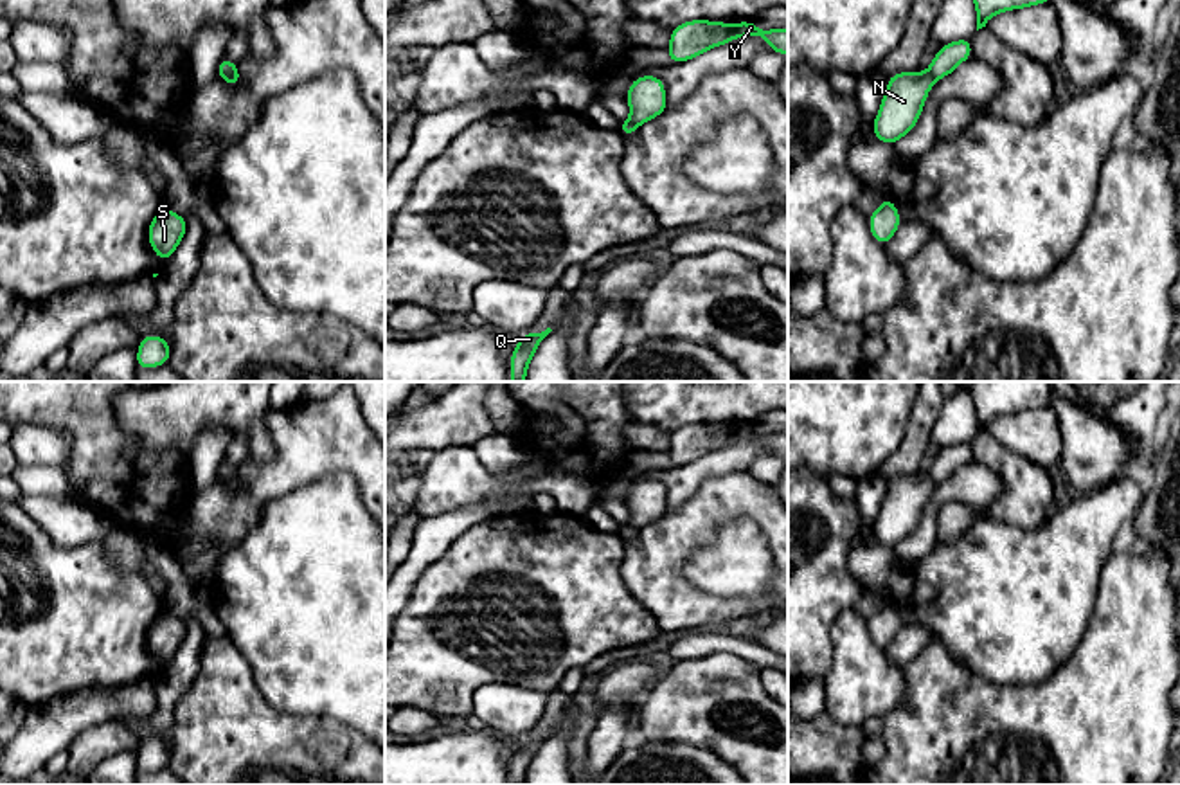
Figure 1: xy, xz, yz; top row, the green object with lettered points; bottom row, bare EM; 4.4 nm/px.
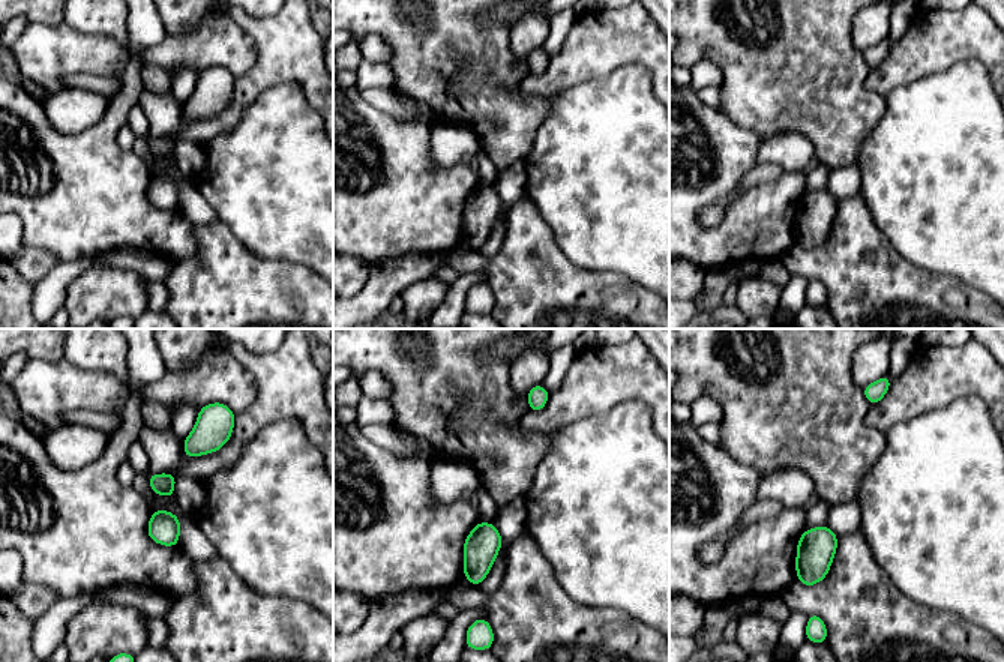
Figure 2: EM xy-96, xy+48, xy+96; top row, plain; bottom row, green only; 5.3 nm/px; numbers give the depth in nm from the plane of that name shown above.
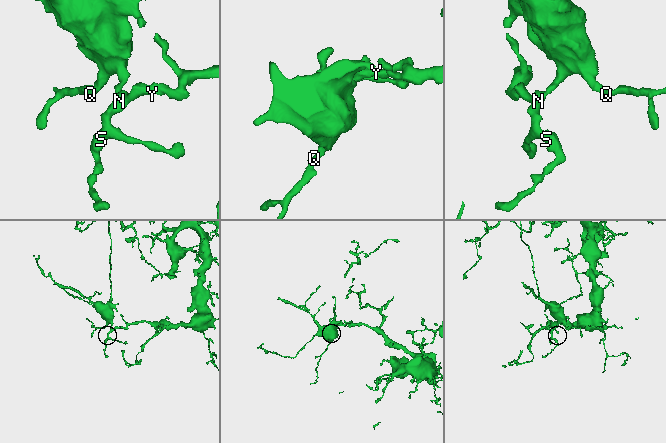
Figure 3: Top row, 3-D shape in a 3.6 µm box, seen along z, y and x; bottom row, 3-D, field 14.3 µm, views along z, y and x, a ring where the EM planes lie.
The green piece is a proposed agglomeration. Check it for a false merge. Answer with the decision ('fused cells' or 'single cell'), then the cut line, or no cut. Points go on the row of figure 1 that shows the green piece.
fused cells | yz (929, 71), (936, 80)

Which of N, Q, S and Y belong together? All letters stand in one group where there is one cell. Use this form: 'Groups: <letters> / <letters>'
Groups: N S Y / Q

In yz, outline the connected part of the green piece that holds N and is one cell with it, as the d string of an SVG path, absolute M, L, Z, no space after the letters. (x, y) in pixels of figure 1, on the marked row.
M898 72L887 79L887 90L872 124L878 140L892 146L919 121L926 95L934 85L930 72Z

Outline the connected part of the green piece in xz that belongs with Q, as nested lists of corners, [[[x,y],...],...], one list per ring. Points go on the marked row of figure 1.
[[[547,328],[541,333],[525,333],[520,337],[516,347],[511,353],[511,382],[525,382],[527,367],[541,344],[541,340],[550,333],[552,329]]]

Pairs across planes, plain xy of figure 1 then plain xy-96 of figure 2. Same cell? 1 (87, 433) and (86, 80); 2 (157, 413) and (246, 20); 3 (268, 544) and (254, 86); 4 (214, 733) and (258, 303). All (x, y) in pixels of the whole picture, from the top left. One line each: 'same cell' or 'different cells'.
1: different cells
2: different cells
3: different cells
4: same cell

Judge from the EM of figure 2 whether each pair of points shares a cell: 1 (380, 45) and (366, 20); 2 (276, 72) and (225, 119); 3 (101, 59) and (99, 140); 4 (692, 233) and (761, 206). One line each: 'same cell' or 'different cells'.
1: different cells
2: same cell
3: different cells
4: same cell

